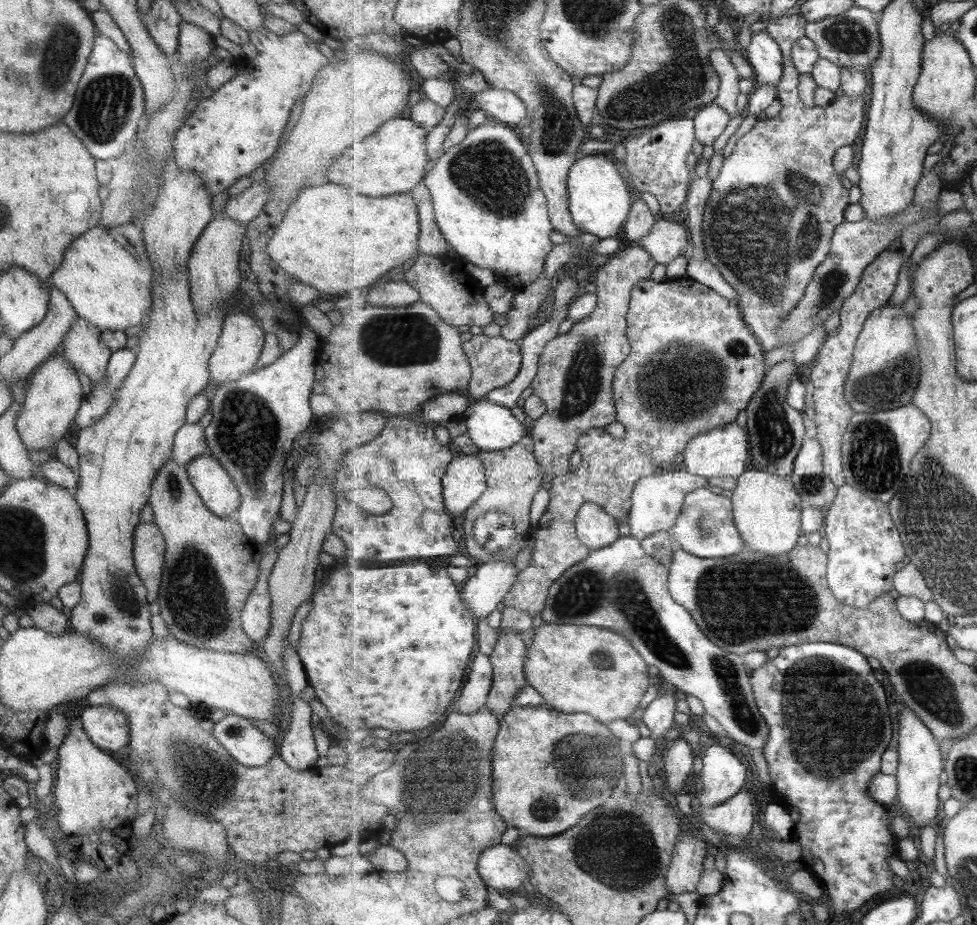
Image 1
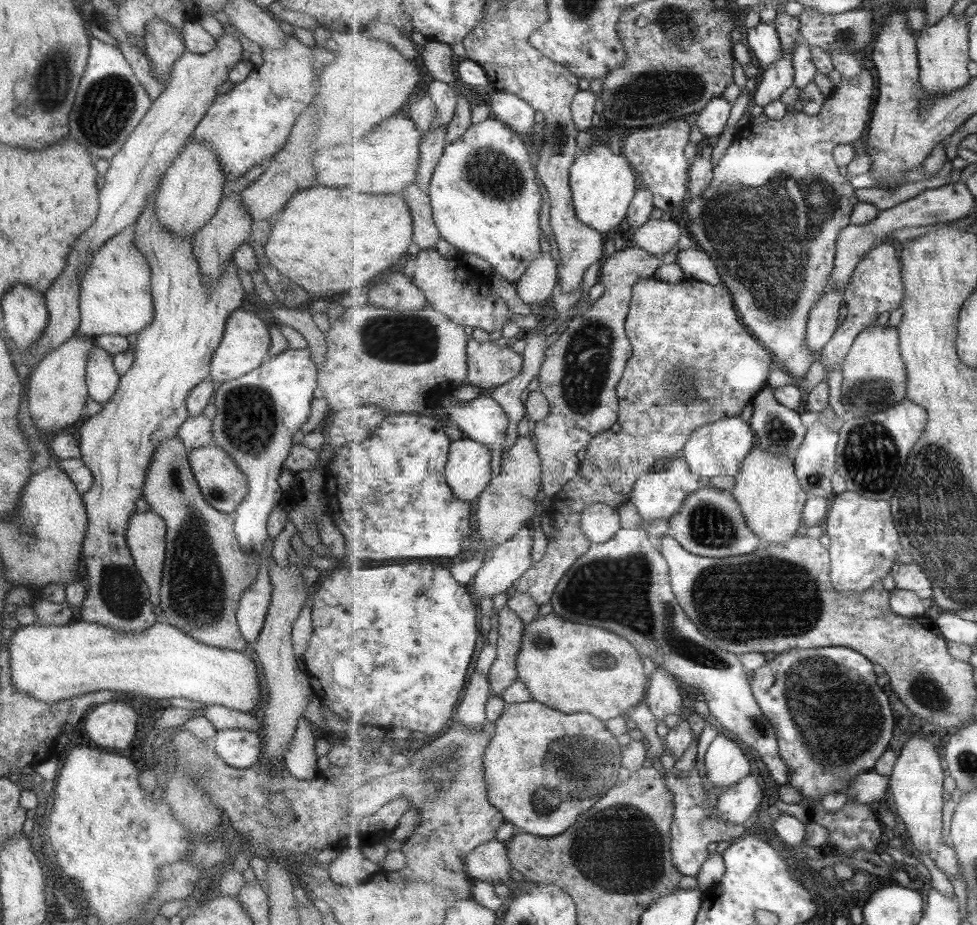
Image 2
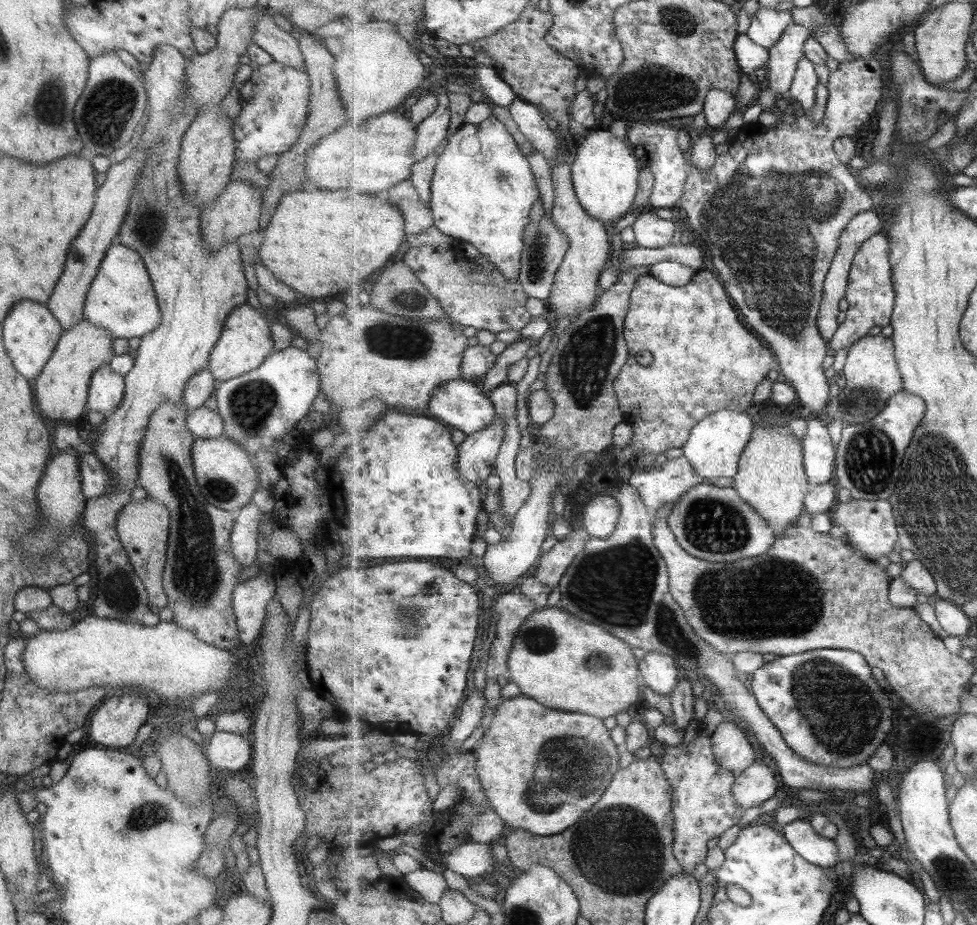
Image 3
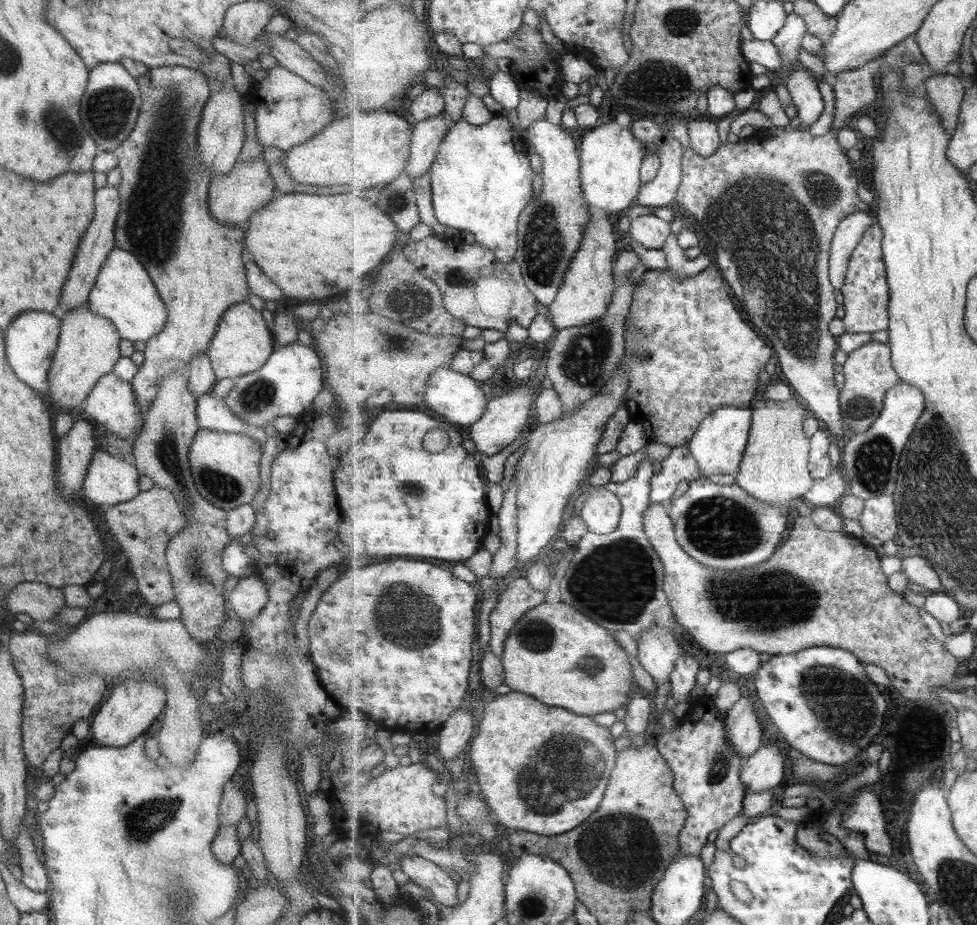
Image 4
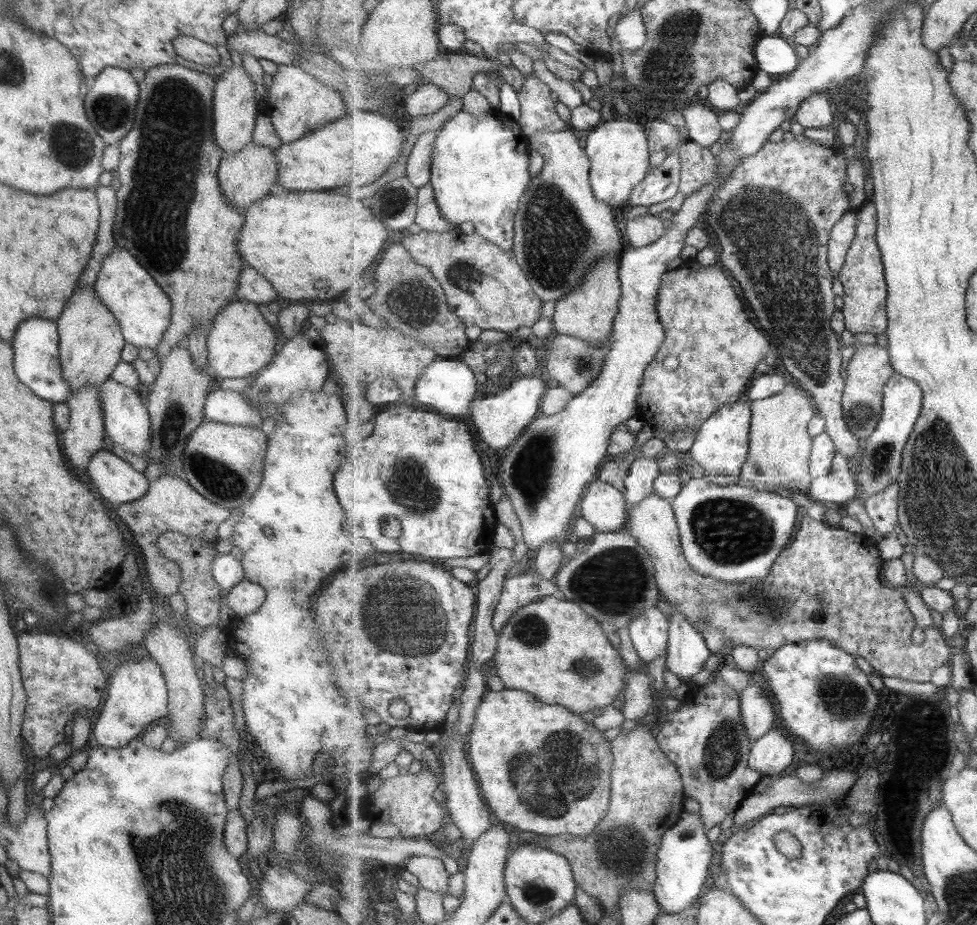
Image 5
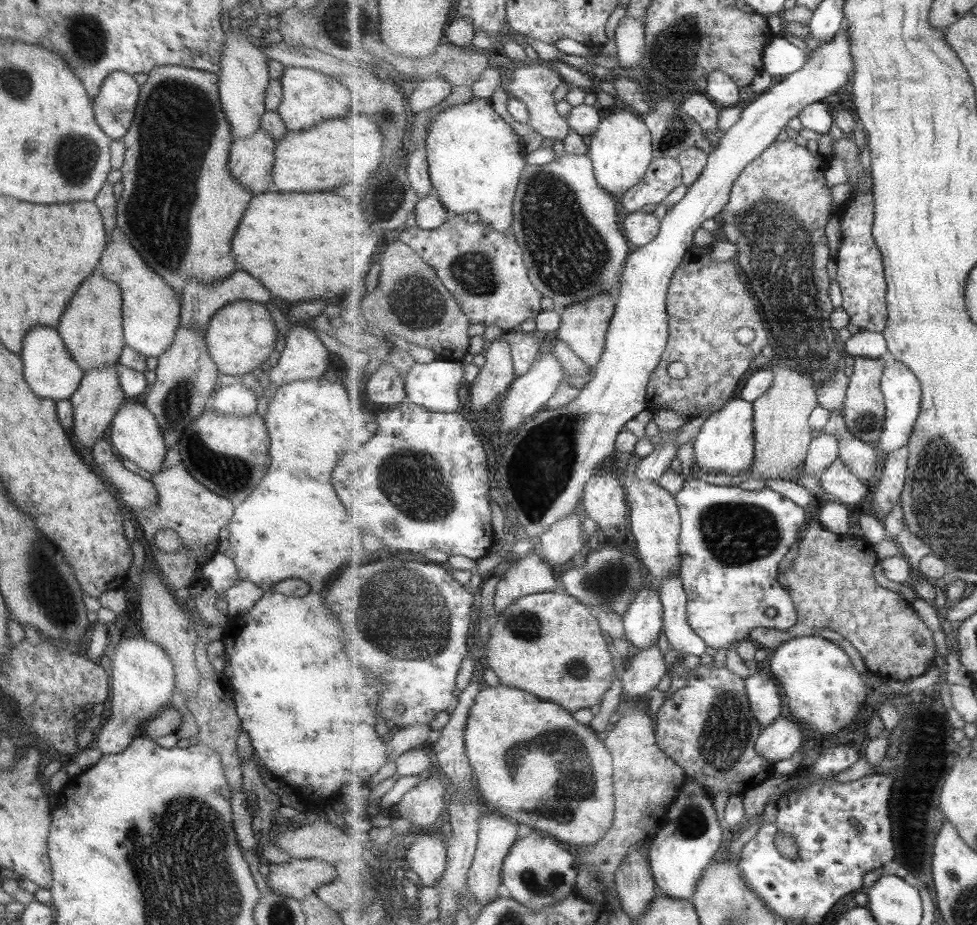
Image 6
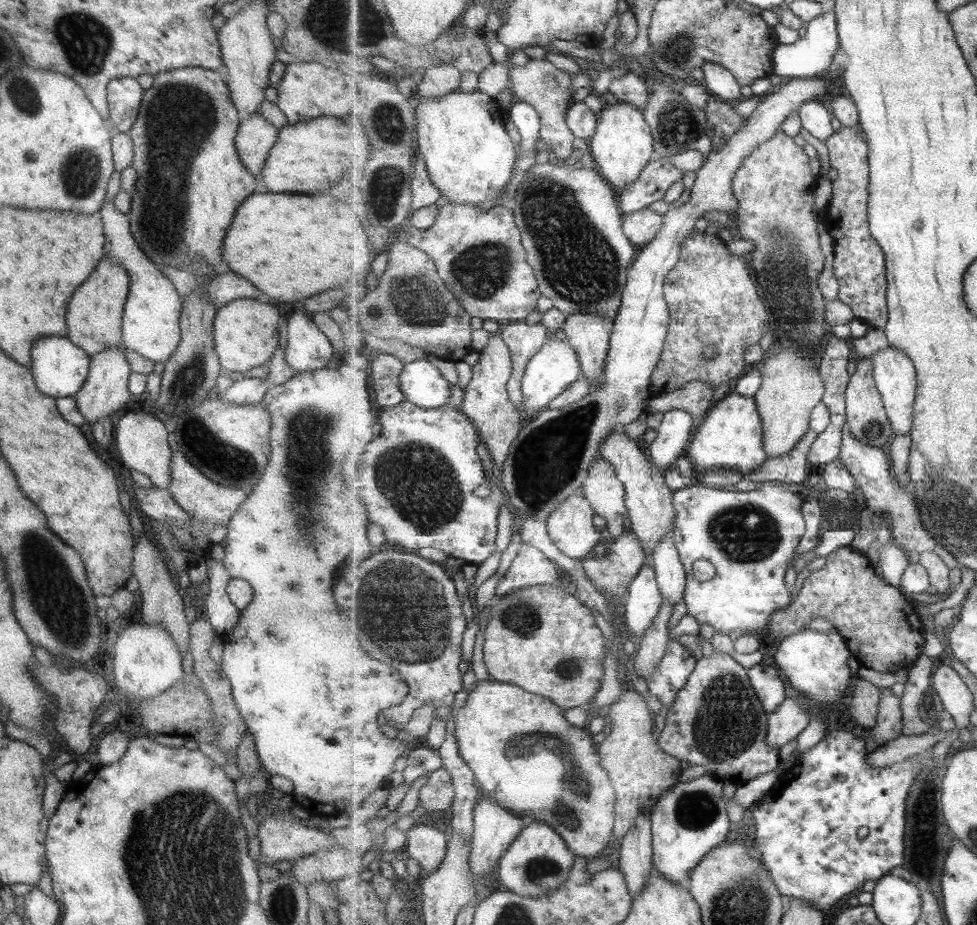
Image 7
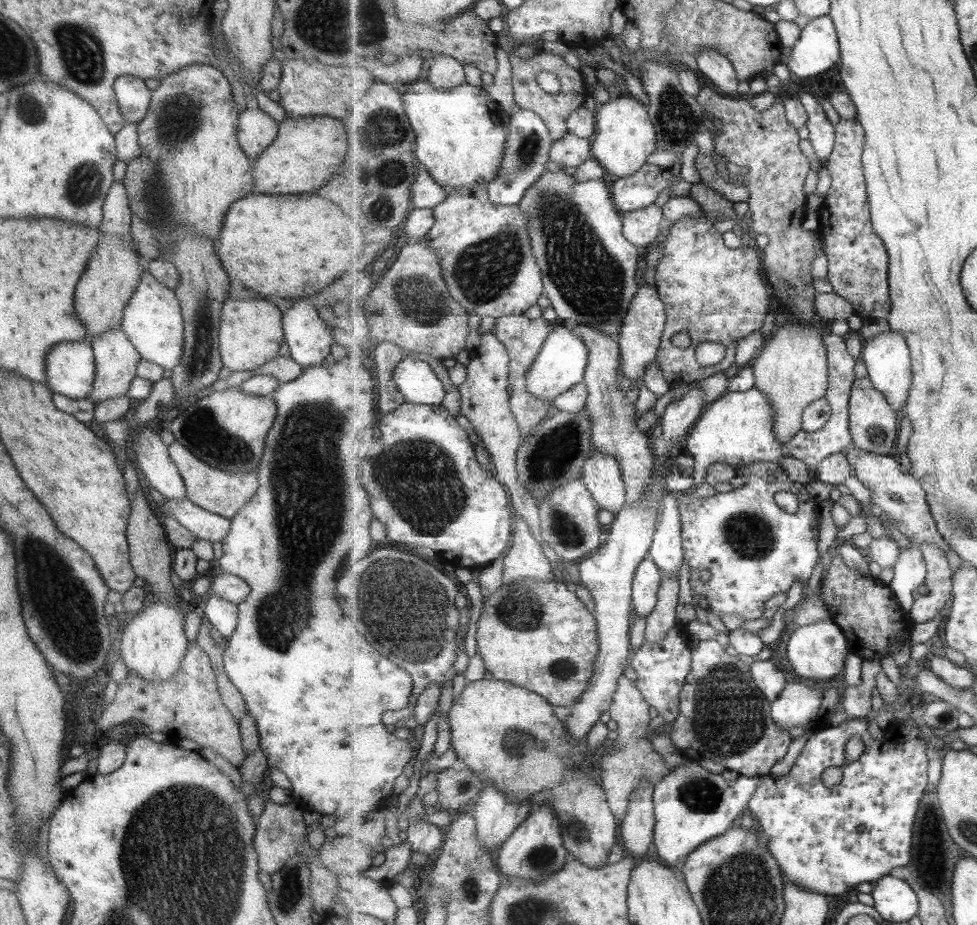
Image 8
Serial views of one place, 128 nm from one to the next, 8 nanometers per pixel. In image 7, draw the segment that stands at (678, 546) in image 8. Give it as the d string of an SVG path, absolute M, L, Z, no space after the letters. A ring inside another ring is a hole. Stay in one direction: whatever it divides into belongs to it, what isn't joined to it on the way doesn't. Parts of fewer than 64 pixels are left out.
M671 532L656 546L656 550L651 554L650 562L655 569L656 581L664 601L668 600L672 606L679 604L681 600L684 600L689 576L681 562Z

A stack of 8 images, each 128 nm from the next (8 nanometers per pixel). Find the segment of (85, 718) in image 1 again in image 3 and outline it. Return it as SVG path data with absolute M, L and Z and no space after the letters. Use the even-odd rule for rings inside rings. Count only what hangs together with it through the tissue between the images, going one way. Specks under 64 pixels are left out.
M128 691L105 698L91 716L88 735L104 748L129 746L139 726L147 720L147 712L149 705L145 698Z

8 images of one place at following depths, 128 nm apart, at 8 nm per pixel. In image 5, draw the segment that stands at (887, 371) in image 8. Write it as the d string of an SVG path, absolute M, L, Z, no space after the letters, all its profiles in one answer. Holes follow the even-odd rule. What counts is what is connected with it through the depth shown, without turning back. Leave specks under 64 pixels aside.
M895 372L884 388L884 415L877 425L876 431L866 439L864 448L860 450L859 473L857 482L861 491L858 497L869 498L885 492L901 475L903 448L907 446L917 420L920 419L924 407L924 391L917 381Z

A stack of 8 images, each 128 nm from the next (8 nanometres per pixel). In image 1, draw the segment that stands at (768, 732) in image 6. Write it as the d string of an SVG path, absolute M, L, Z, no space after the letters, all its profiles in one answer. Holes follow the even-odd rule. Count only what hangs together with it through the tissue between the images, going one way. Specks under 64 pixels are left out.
M744 788L732 799L726 800L717 807L705 809L701 812L702 820L713 831L724 832L725 835L737 836L743 841L751 835L755 822L755 806L751 792Z

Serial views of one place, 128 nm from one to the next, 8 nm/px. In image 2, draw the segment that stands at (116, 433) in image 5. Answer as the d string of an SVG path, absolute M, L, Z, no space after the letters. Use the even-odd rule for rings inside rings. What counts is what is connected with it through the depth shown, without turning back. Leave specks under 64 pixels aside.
M93 346L87 356L84 375L89 398L95 403L105 404L117 390L119 377L113 368L111 356L105 350Z

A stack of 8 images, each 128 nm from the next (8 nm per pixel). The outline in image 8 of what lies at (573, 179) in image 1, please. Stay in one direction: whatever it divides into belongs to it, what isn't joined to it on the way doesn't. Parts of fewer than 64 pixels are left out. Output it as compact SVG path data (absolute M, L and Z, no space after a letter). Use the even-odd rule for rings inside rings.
M618 96L596 109L597 128L593 137L593 156L617 179L637 174L657 151L657 131L648 107L632 96Z

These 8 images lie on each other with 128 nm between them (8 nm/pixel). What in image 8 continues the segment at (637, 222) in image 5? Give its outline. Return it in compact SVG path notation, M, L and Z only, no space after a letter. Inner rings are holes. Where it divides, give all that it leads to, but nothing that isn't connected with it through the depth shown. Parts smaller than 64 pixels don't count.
M655 204L641 210L626 212L622 215L624 220L624 235L627 240L632 241L637 246L653 246L661 239L661 231L666 226L664 209Z

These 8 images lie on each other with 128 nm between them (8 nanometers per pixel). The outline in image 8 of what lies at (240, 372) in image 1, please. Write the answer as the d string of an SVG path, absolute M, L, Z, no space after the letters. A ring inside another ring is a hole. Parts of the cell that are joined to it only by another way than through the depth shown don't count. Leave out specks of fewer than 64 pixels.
M225 300L221 308L218 324L218 351L223 370L255 370L265 362L278 356L278 350L284 344L284 333L281 324L281 310L277 310L267 300Z

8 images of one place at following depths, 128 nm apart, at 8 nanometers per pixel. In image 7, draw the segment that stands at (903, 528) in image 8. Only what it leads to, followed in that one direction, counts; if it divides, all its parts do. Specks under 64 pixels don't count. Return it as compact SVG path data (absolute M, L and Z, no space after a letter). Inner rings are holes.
M845 424L843 431L842 449L840 459L843 465L851 472L856 484L866 497L866 504L871 511L883 511L890 514L892 519L892 533L895 543L907 552L917 552L919 555L924 552L936 552L948 565L951 570L960 568L961 564L949 552L940 541L937 541L931 532L924 527L920 519L920 508L916 503L916 489L911 482L903 489L899 485L898 478L893 474L893 462L887 458L887 454L881 447L869 446L860 441L850 430L850 425Z

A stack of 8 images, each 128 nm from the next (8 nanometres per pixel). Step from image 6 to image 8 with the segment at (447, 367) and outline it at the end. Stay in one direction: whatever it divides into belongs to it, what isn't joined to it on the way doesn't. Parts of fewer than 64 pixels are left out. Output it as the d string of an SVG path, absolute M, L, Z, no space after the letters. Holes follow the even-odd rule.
M407 356L395 369L395 381L408 403L436 406L445 401L445 384L431 364Z

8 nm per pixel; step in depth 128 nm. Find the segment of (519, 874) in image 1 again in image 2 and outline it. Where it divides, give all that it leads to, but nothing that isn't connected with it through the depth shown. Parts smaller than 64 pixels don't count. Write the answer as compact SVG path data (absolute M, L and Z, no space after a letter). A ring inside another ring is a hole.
M493 840L483 844L466 858L467 874L472 881L504 884L514 868L509 857L508 844Z

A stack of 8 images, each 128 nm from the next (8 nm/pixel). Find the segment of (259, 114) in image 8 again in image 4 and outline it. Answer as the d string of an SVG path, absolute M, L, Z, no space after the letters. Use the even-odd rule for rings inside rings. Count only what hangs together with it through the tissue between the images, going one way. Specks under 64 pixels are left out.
M262 153L252 161L234 164L225 176L211 176L207 191L207 208L212 218L221 224L246 228L250 216L261 210L272 198L273 182L267 171L267 162L263 161Z

